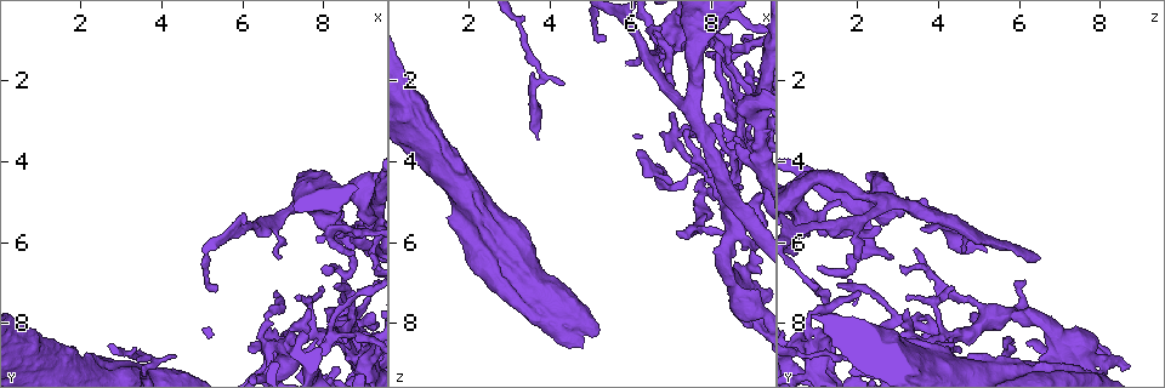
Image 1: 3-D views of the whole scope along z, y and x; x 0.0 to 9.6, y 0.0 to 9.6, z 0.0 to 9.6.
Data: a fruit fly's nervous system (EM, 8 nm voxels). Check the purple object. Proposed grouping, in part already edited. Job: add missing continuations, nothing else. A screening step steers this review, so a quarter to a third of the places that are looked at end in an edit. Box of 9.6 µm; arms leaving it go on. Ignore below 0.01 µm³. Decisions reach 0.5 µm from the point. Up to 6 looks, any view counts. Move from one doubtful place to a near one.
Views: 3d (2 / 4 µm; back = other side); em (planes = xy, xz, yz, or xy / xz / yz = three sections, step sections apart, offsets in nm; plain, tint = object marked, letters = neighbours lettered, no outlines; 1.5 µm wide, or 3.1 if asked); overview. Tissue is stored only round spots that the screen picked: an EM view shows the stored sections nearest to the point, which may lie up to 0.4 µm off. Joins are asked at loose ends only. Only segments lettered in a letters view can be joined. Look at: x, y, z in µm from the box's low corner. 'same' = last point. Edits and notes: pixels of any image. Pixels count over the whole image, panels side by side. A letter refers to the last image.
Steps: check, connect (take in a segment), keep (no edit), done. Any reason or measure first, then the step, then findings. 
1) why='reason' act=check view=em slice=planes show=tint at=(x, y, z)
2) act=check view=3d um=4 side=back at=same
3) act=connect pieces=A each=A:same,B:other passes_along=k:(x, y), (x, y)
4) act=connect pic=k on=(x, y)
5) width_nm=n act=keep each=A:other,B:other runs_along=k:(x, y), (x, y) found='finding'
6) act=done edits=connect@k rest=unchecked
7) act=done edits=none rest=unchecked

why='branch stops here' act=check view=em slice=xz step=8 show=tint at=(7.95, 8.75, 1.30)

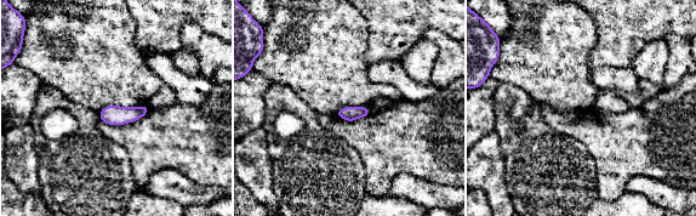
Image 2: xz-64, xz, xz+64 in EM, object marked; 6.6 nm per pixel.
act=check view=em slice=planes show=letters at=same

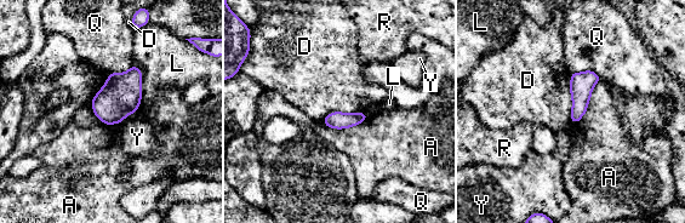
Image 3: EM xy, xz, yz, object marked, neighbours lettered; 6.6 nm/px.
act=keep each=A:other,D:other,L:other,Q:other,R:other,Y:other border=3:(570, 73), (572, 123) found='no lettered segment goes on from it'

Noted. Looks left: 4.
why='free end' act=check view=em slice=xz step=8 show=letters at=(6.85, 7.30, 2.15)

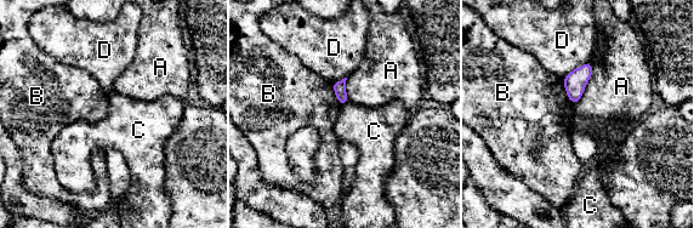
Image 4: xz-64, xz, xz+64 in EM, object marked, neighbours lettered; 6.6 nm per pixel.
act=keep each=A:other,B:other,C:other,D:other border=4:(591, 63), (591, 78), (573, 103) found='no lettered segment goes on from it'

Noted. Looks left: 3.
act=check view=em slice=xz step=4 show=tint at=(8.70, 8.55, 3.00)

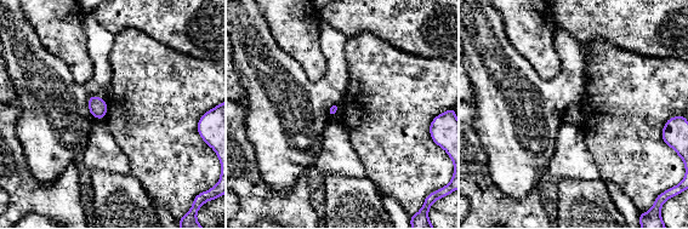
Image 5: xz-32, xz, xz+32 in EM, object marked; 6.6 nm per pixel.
act=check view=em slice=planes show=letters at=same

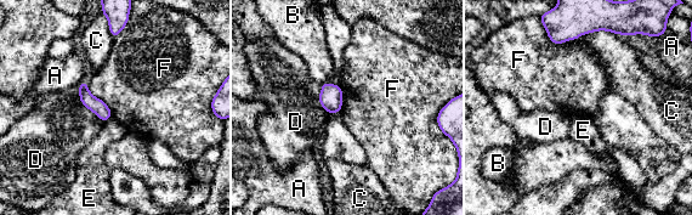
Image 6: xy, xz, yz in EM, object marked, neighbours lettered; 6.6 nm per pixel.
longest_contact=C:320nm act=keep each=A:other,B:other,C:other,D:other,E:other,F:other border=6:(86, 81), (112, 116) found='no lettered segment goes on from it'

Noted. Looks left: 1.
act=done edits=none rest=unchecked

